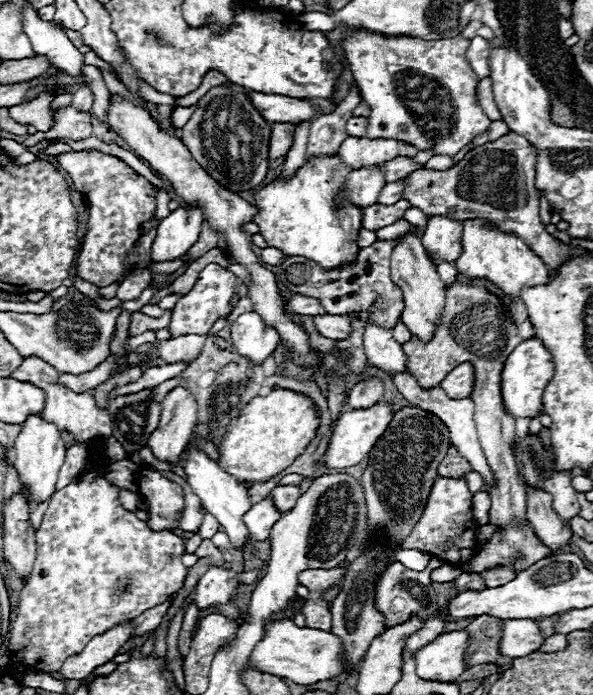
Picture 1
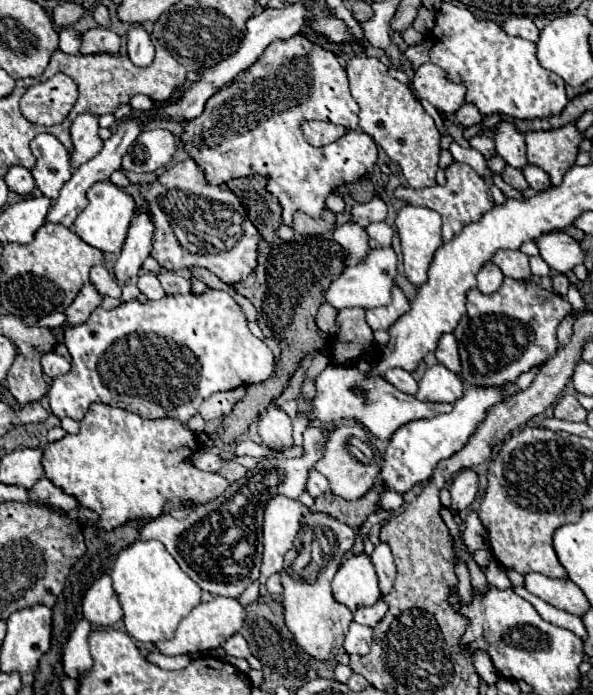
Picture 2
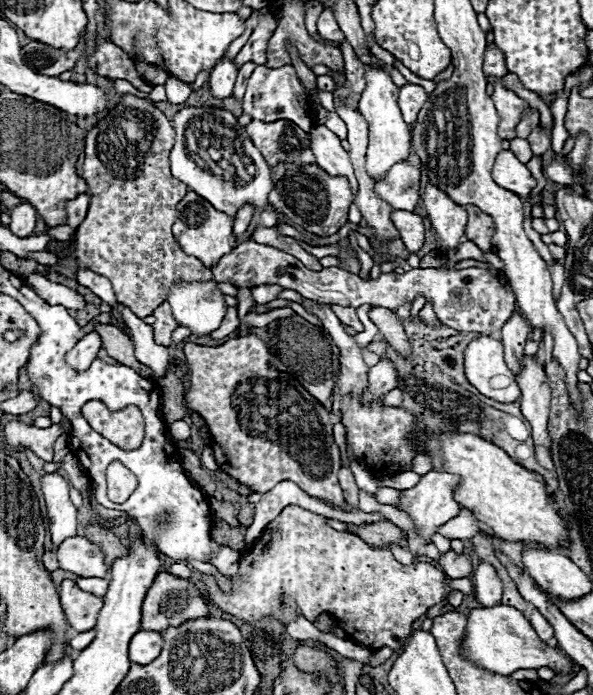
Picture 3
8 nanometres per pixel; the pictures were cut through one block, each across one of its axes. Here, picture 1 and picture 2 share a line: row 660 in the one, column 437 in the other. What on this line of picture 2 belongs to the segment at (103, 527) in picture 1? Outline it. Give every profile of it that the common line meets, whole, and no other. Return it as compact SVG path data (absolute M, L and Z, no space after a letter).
M448 2L438 10L434 30L422 44L410 46L406 58L412 60L414 68L424 62L446 68L450 80L466 84L466 102L476 104L484 116L498 112L508 118L548 118L568 102L564 80L540 66L534 42L508 36L496 22L476 20L468 8Z

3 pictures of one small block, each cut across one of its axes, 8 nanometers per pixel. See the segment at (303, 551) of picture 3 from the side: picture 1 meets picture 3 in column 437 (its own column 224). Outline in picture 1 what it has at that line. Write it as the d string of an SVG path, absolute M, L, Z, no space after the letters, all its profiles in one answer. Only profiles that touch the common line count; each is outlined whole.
M212 566L196 584L192 600L202 610L216 604L228 604L238 588L234 582L236 572L222 566Z

